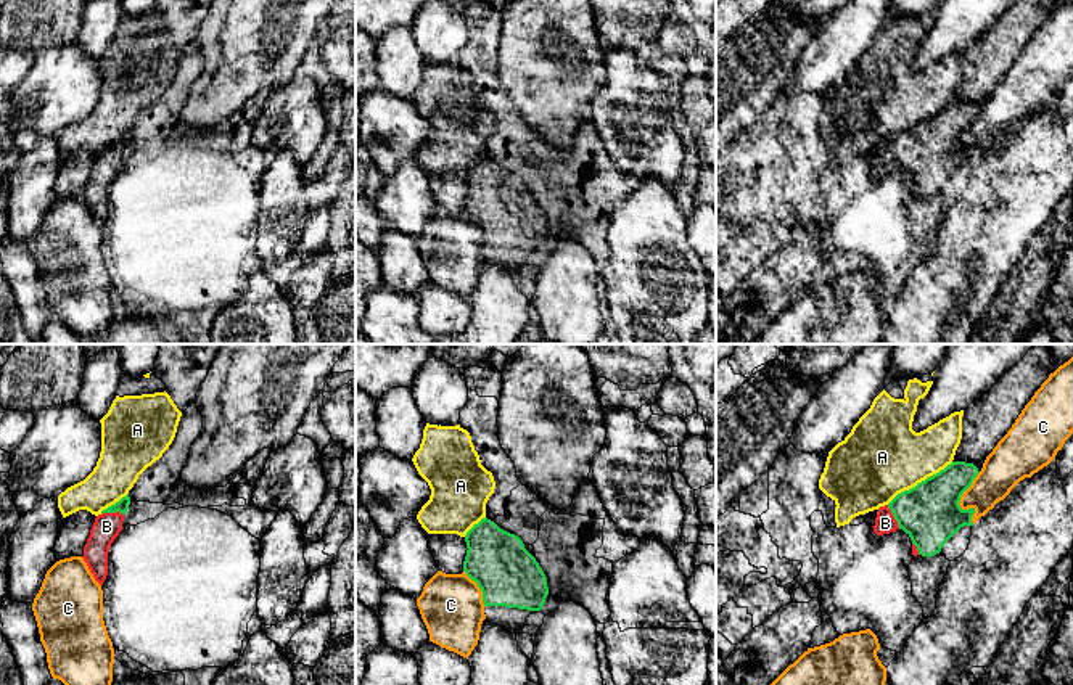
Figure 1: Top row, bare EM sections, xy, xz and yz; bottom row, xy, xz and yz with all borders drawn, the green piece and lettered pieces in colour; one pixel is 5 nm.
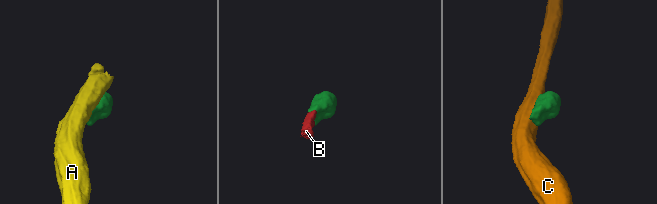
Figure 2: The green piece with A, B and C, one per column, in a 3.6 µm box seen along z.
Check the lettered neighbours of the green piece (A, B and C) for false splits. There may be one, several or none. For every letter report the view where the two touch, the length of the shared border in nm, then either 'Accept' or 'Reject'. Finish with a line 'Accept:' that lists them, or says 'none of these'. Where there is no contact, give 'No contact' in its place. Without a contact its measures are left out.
A: Touches green in yz. Shared border 400 nm. Reject
B: Touches green in xy. Shared border 120 nm. Accept
C: Touches green in yz. Shared border 260 nm. Reject
Accept: B

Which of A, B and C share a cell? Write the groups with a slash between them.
A / B / C

